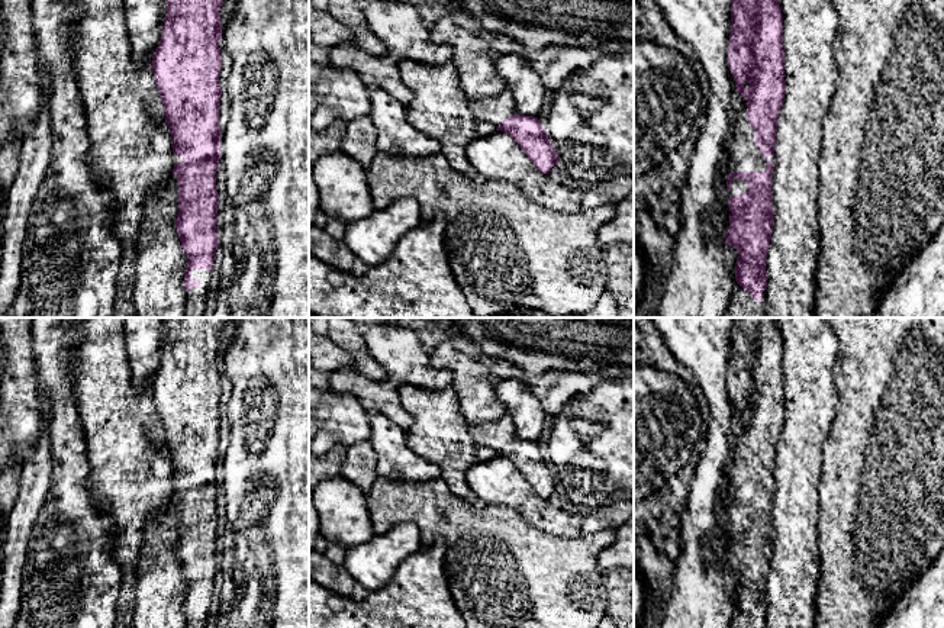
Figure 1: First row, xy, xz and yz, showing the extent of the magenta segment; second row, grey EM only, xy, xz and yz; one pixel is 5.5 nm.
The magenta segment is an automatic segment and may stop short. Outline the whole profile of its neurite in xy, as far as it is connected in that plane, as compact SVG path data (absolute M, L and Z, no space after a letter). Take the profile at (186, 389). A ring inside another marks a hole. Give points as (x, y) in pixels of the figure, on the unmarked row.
M167 318L167 342L152 380L154 406L173 464L178 506L175 555L187 580L186 628L206 628L219 571L220 331L226 318Z

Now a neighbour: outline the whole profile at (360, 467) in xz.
M370 441L351 445L345 450L345 461L339 476L363 492L368 492L380 479L377 473L377 453Z

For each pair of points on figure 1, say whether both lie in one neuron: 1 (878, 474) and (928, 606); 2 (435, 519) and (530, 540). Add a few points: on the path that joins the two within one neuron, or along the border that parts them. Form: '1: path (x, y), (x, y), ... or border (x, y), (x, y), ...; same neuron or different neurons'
1: border (928, 566), (893, 602); different neurons
2: path (458, 524), (477, 540), (506, 540); same neuron

